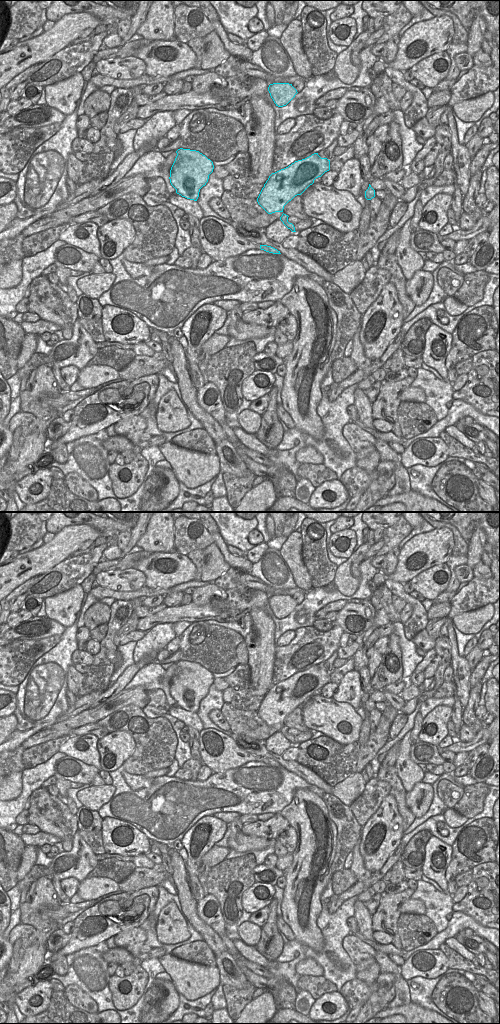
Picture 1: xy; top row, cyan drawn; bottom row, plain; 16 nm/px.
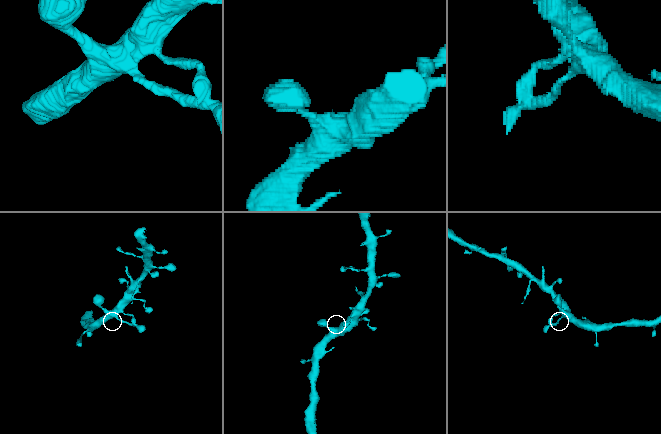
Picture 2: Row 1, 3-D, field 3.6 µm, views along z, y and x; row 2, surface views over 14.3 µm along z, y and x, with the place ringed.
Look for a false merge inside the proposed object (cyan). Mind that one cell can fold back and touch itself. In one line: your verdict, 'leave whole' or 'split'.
leave whole

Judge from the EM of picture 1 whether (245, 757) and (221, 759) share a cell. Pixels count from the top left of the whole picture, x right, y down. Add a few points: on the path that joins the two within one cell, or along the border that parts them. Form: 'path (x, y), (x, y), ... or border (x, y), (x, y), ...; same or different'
path (239, 757), (227, 757); same

